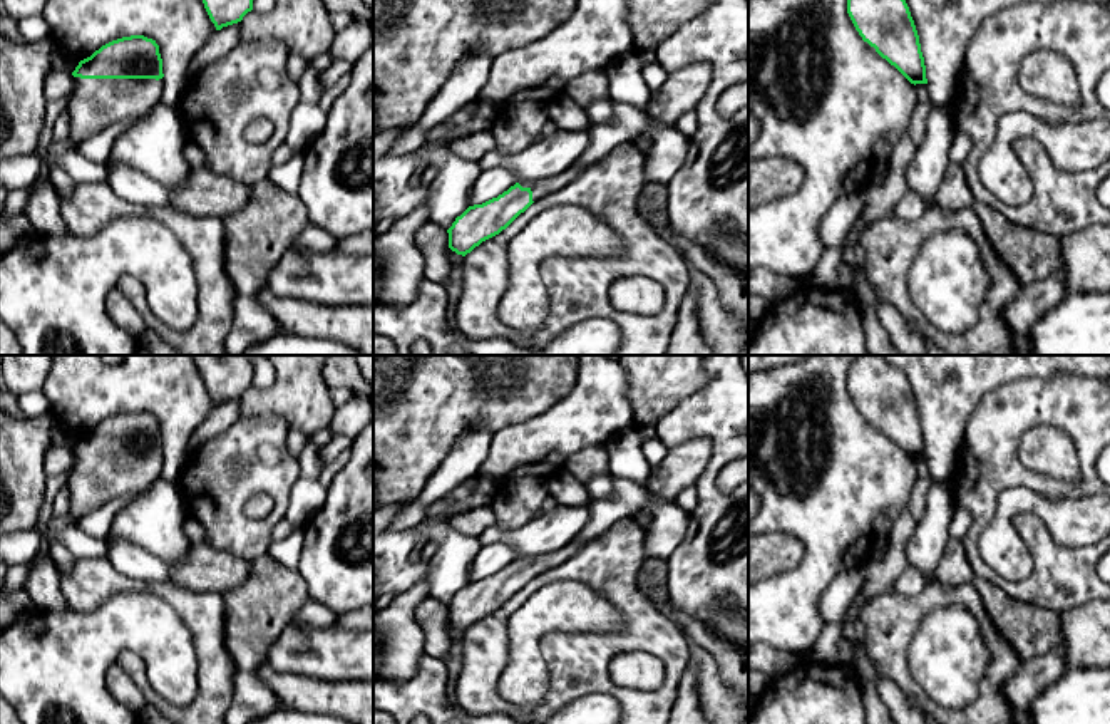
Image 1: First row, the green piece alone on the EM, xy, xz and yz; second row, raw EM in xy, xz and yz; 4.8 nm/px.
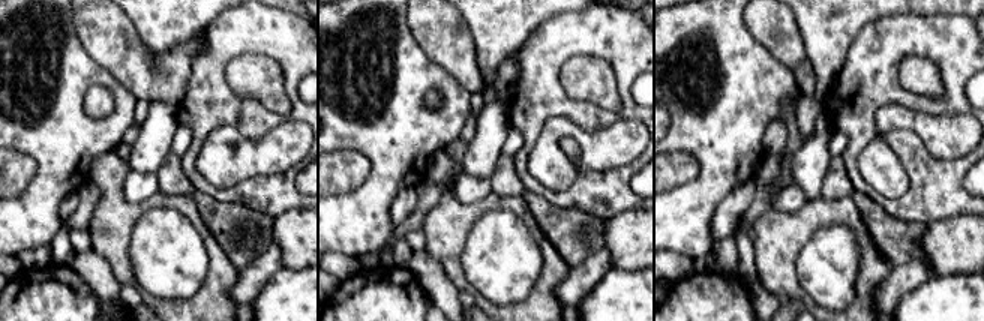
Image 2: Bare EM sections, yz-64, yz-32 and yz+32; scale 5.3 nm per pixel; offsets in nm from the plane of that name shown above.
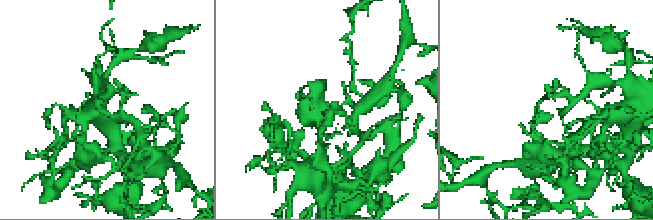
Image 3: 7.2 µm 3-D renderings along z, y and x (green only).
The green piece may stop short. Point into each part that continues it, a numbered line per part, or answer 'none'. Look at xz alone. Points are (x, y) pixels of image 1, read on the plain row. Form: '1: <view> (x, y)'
1: xz (546, 562)

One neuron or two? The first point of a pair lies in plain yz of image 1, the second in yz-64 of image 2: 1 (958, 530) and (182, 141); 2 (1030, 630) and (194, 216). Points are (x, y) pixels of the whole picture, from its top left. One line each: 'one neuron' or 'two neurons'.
1: one neuron
2: two neurons

